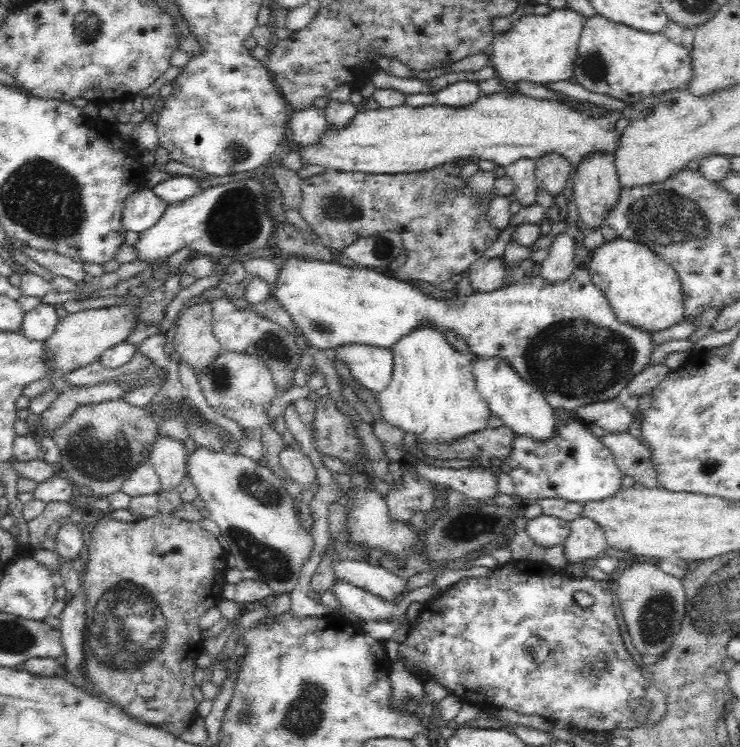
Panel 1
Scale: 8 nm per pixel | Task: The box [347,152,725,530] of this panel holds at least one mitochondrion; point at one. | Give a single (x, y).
(572, 360)

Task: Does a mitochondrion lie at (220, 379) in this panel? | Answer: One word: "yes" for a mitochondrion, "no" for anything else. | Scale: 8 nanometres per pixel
yes

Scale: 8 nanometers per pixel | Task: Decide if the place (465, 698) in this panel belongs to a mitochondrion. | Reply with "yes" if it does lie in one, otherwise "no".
no

